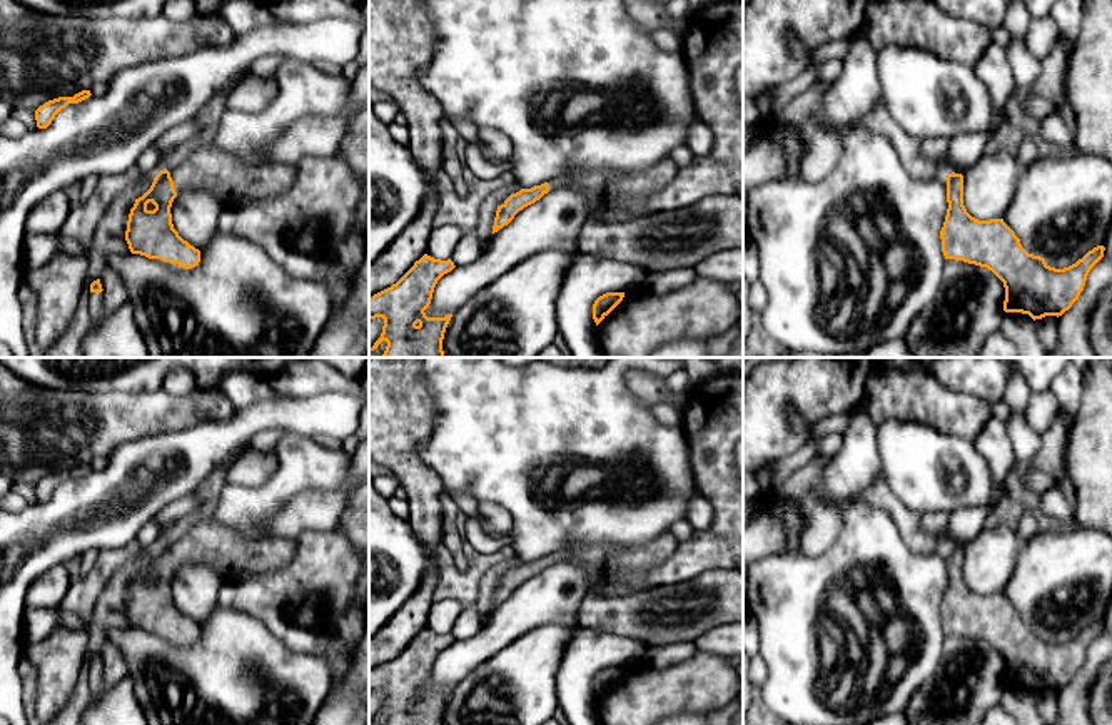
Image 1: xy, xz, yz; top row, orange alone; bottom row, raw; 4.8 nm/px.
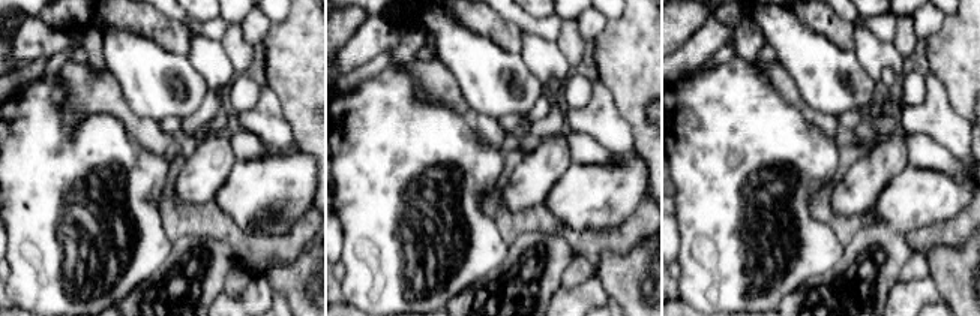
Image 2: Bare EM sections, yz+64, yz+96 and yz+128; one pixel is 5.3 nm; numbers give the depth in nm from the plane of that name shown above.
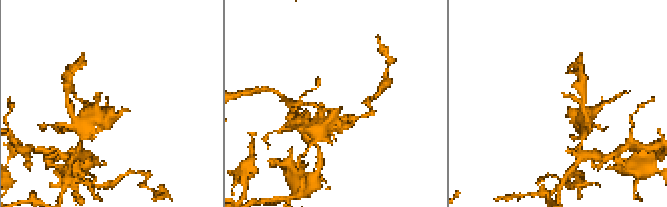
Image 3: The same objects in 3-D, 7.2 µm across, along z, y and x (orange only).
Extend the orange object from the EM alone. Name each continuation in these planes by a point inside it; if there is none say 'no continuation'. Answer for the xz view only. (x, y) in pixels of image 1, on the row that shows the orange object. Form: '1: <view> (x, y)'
1: xz (608, 192)

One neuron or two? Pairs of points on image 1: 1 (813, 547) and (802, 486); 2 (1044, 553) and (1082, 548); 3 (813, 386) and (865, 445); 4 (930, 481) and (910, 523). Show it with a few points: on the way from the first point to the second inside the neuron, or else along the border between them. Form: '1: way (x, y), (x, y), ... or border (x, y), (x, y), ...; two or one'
1: way (813, 532), (813, 508), (810, 501); one
2: way (1054, 553), (1072, 553); one
3: border (864, 401), (849, 413); two
4: border (889, 483), (889, 488), (907, 506), (922, 515); two

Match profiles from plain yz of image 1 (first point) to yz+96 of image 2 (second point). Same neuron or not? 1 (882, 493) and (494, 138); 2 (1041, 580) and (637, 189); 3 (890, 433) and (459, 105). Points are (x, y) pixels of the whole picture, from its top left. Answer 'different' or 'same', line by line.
1: same
2: same
3: different

